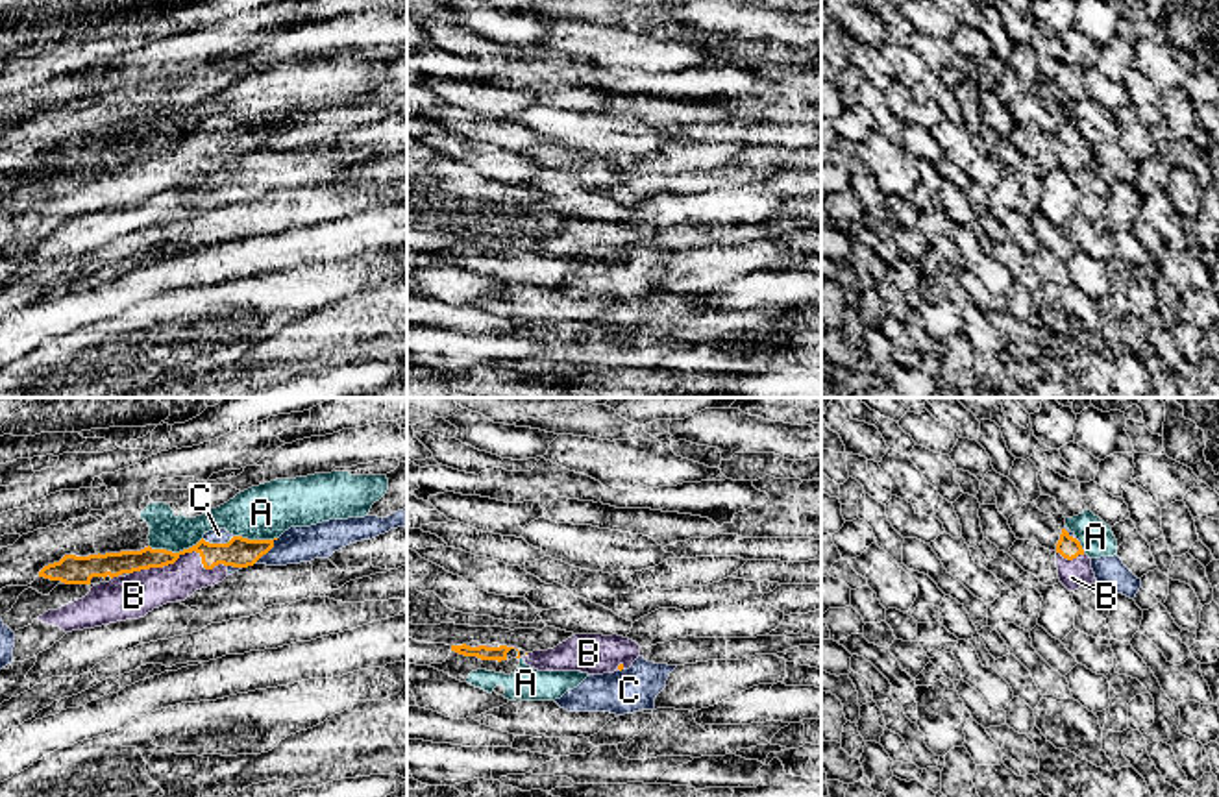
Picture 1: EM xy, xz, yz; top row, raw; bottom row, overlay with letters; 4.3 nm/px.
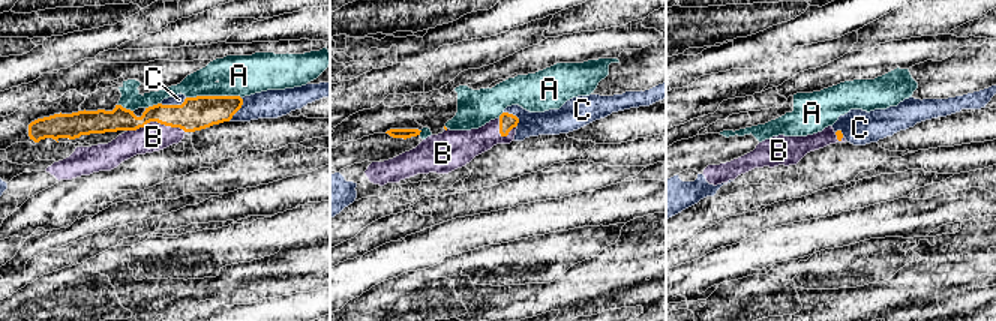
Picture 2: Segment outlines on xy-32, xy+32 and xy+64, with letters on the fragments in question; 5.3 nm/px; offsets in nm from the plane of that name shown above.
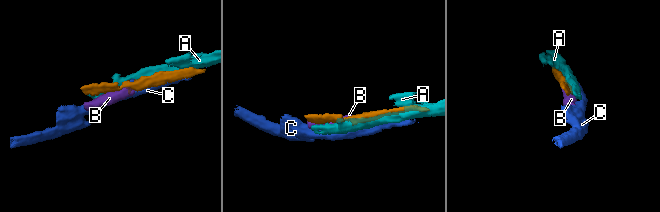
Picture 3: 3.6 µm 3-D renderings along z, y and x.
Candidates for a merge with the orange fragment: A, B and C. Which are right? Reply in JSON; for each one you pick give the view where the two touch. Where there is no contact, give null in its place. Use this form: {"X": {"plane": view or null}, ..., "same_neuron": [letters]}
{"B": {"plane": "xy"}, "same_neuron": ["B"]}

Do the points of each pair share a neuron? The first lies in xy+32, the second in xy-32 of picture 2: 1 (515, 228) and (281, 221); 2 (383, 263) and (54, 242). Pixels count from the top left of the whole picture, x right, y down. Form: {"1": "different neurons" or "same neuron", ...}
{"1": "different neurons", "2": "different neurons"}

